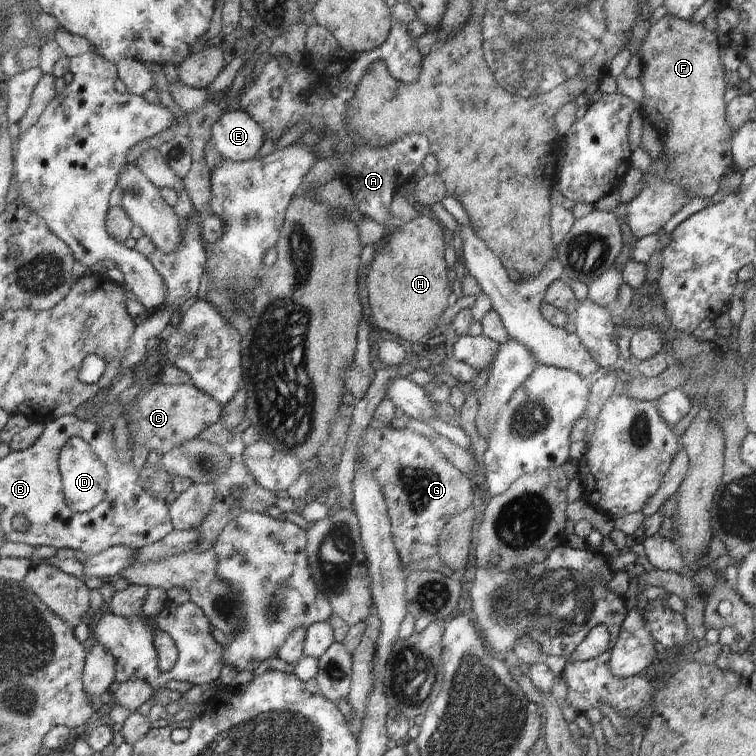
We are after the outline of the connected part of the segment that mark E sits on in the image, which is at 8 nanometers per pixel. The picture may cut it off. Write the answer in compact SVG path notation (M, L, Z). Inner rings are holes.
M242 109L226 111L212 129L214 148L227 161L251 161L264 137L264 128Z

